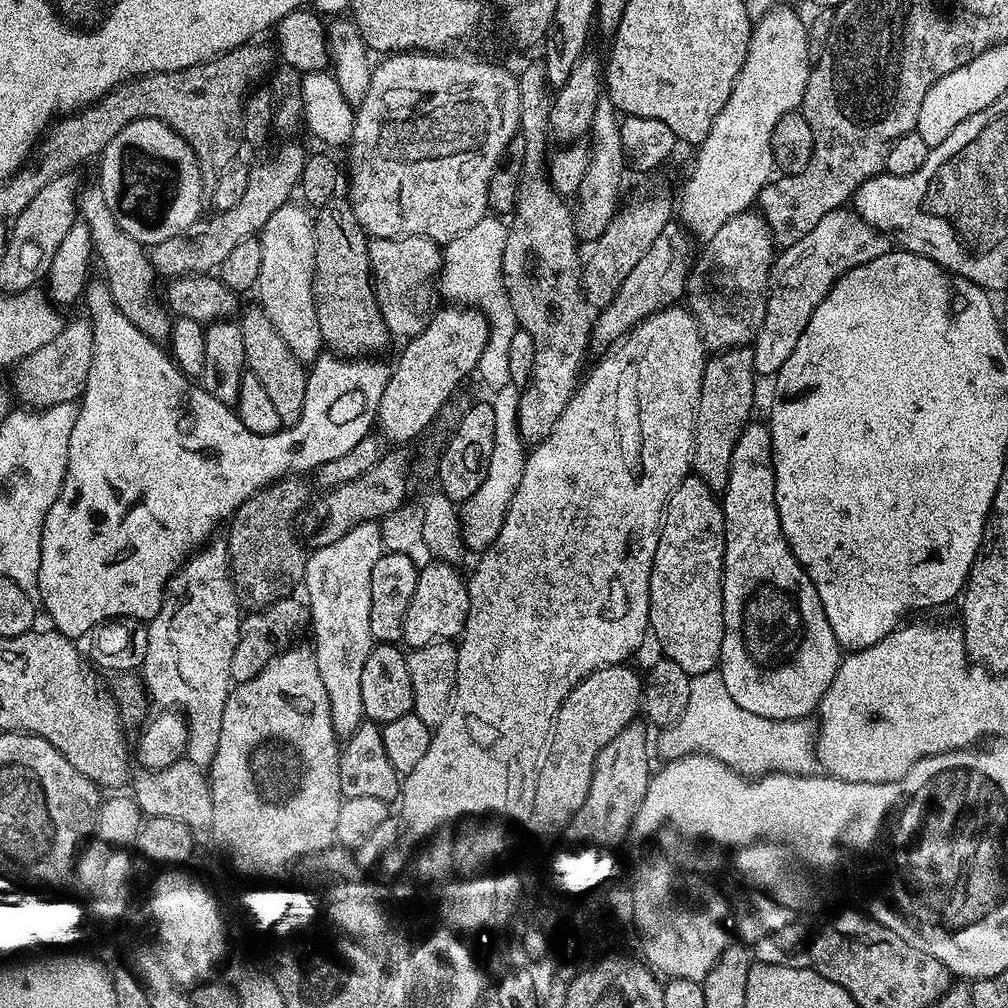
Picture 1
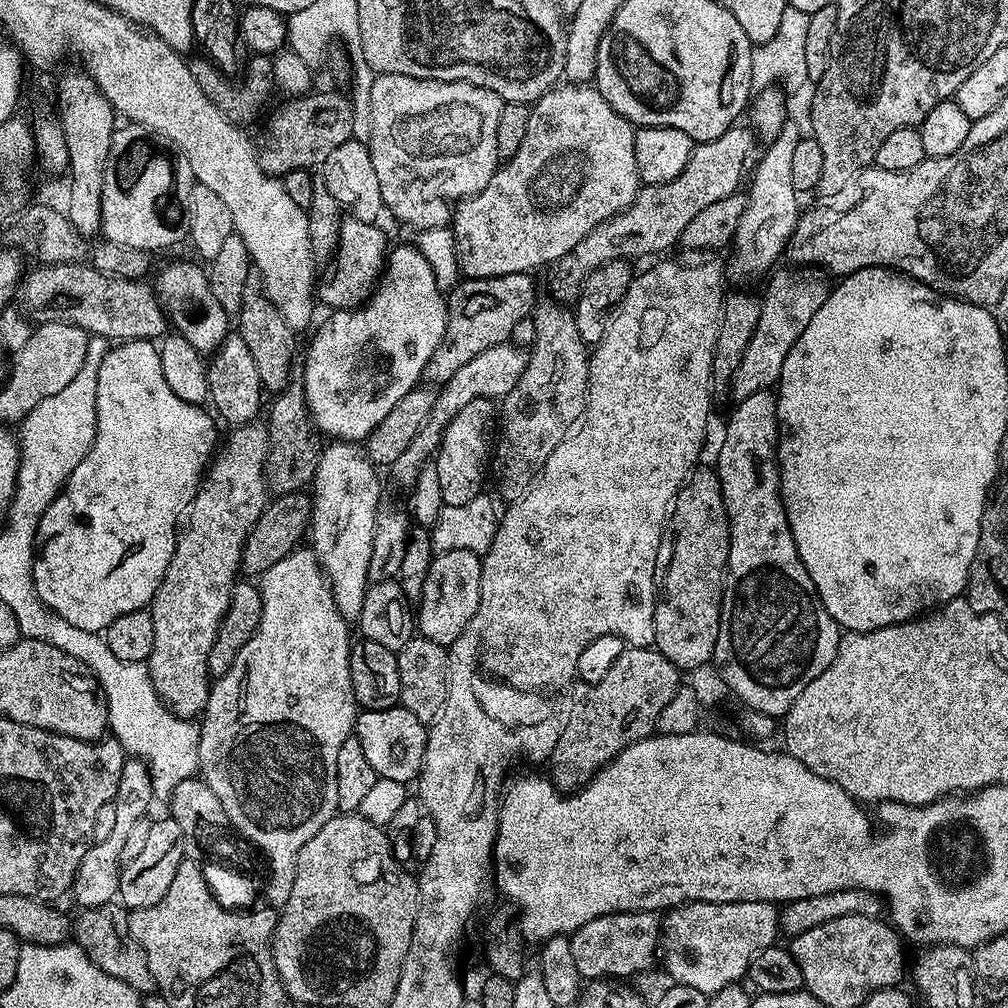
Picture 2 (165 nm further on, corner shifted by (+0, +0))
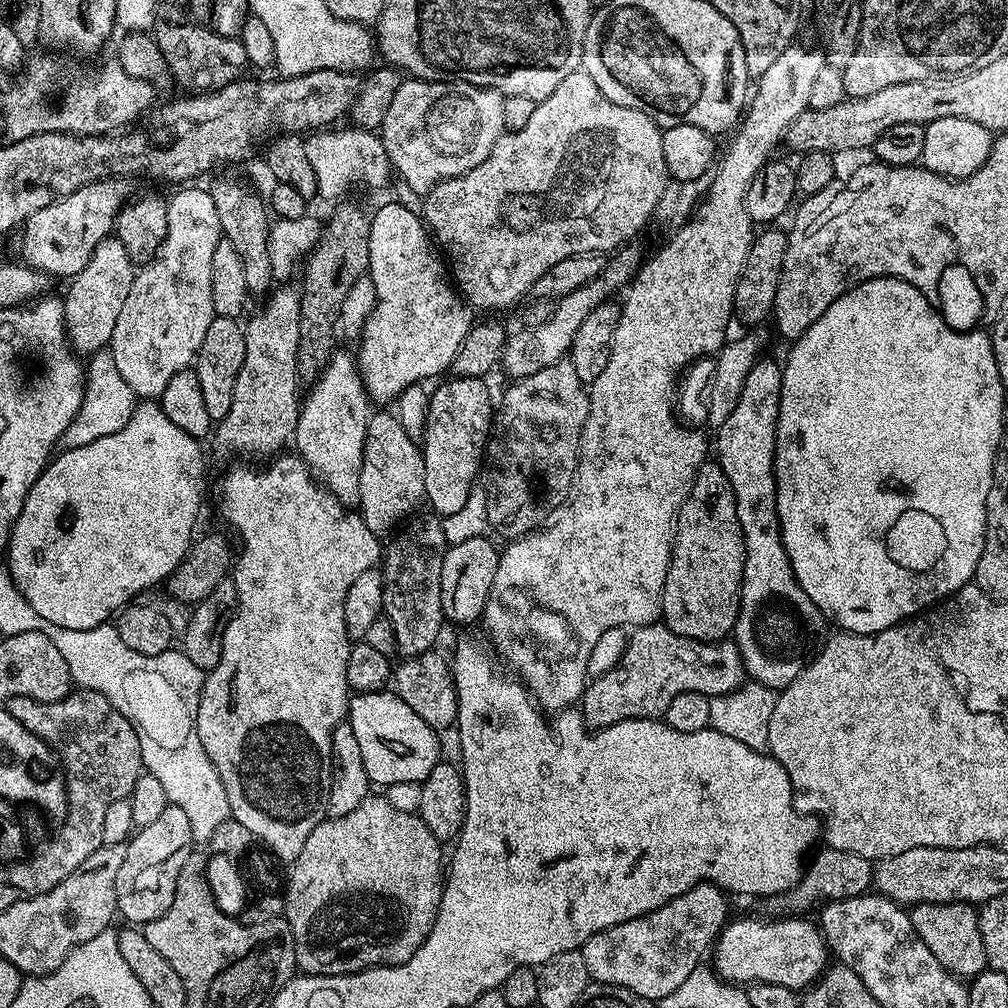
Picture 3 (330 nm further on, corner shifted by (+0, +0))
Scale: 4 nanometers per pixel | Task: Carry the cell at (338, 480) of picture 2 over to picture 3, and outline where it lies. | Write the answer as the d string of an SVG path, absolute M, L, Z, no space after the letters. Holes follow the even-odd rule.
M343 350L333 352L330 362L302 400L294 437L295 451L317 481L346 506L355 505L359 498L359 475L362 474L363 446L370 415L368 407L368 391L358 371L357 357Z

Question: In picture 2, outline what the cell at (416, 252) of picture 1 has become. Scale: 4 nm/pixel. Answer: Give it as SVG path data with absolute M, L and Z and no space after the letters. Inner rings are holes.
M348 218L340 225L340 243L334 249L336 269L329 280L321 279L318 284L318 300L329 304L329 309L343 310L358 308L372 297L380 278L384 274L384 265L390 251L390 243L384 237L385 229L379 224L367 224Z

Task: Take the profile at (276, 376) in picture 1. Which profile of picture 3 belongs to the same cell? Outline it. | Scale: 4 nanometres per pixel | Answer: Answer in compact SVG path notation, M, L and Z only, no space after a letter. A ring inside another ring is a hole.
M216 180L210 184L210 191L214 198L214 207L218 210L218 222L223 239L230 241L234 245L234 250L238 250L238 255L242 257L242 271L249 293L253 297L263 297L271 293L274 281L268 249L270 212L265 201L254 189L247 188L244 184L227 184L224 180Z

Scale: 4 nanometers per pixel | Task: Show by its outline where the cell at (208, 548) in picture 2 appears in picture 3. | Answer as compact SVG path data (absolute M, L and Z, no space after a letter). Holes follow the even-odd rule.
M292 286L277 287L263 301L264 309L257 316L249 315L248 324L246 320L243 325L246 358L242 358L242 370L238 370L238 382L234 382L234 402L230 402L226 418L219 420L214 428L216 448L220 452L272 458L283 453L295 437L302 407L302 385L296 374L300 292L288 287Z

